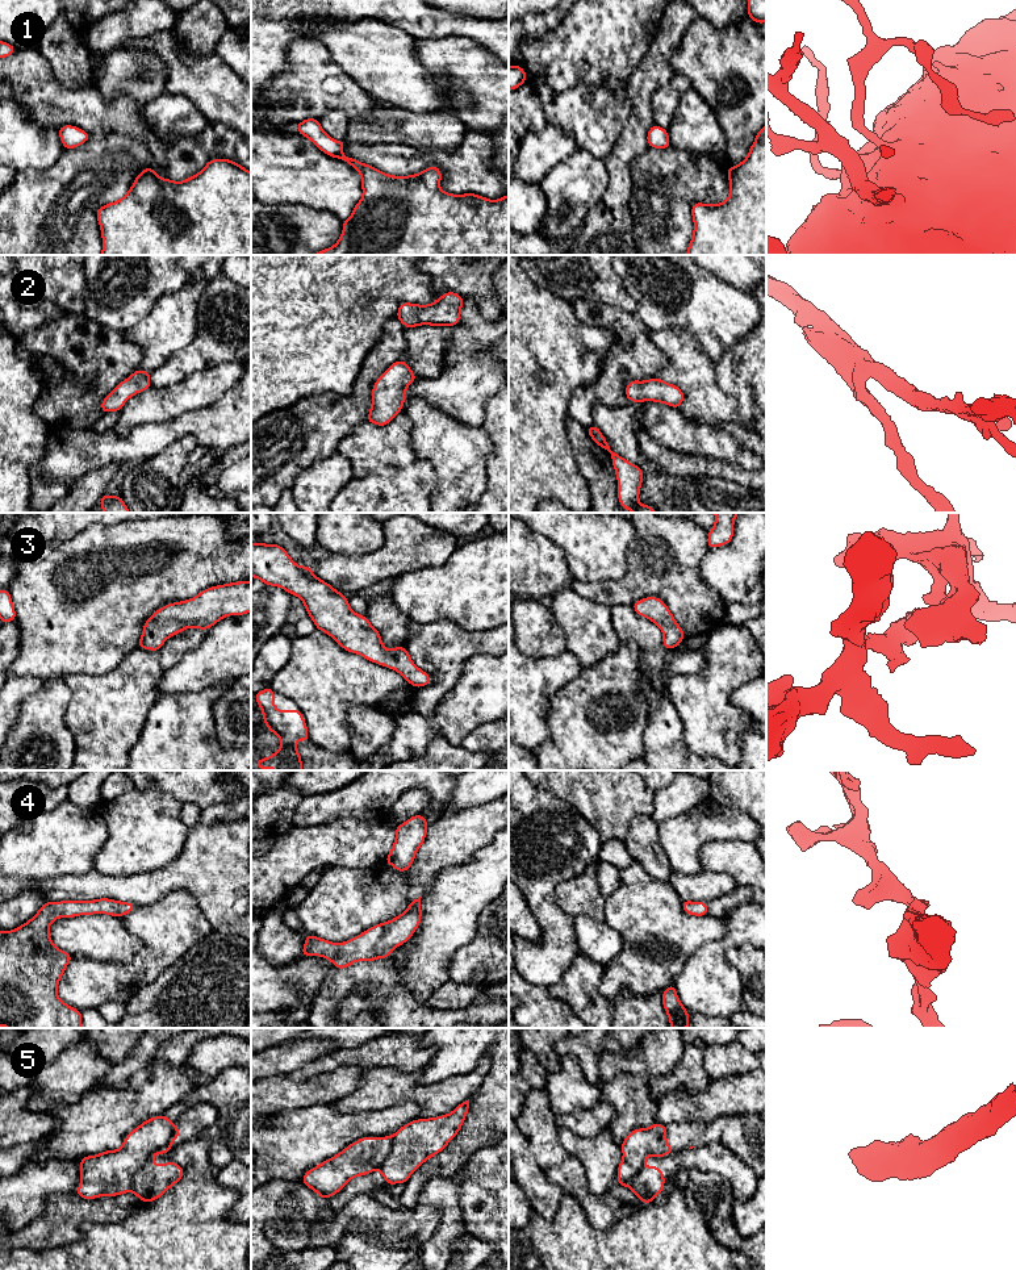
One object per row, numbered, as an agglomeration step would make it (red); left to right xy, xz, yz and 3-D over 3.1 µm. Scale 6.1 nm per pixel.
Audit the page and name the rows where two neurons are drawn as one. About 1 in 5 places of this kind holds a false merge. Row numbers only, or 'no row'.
5

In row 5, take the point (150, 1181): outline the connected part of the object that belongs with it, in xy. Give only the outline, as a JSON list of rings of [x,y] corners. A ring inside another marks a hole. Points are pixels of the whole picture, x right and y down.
[[[150,1157],[143,1166],[141,1166],[131,1181],[131,1191],[143,1203],[156,1200],[170,1187],[181,1179],[184,1170],[173,1161],[164,1165],[155,1165]]]

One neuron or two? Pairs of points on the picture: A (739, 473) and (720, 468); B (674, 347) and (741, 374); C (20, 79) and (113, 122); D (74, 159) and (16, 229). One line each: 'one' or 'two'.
A: one
B: two
C: one
D: one

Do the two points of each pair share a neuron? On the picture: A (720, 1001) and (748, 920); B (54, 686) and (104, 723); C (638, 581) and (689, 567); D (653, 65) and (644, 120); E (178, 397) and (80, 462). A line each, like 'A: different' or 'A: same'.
A: same
B: different
C: same
D: same
E: different

